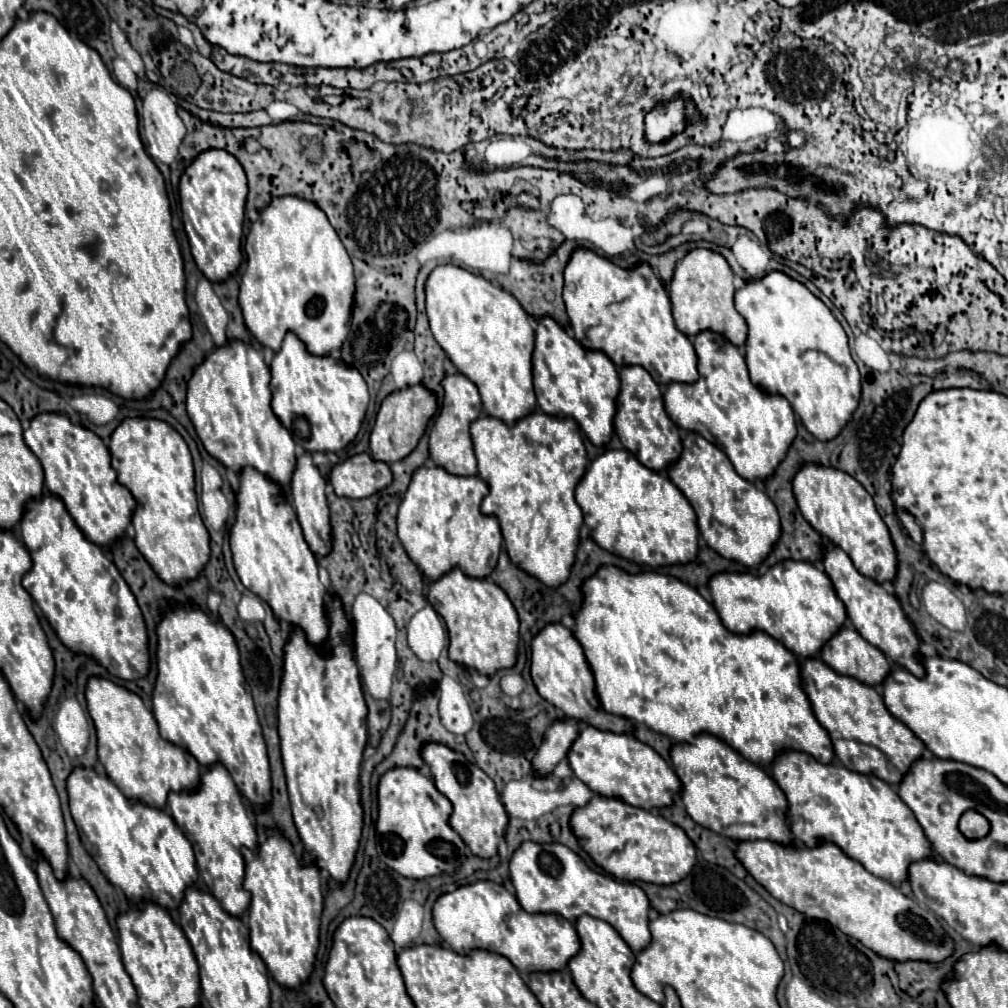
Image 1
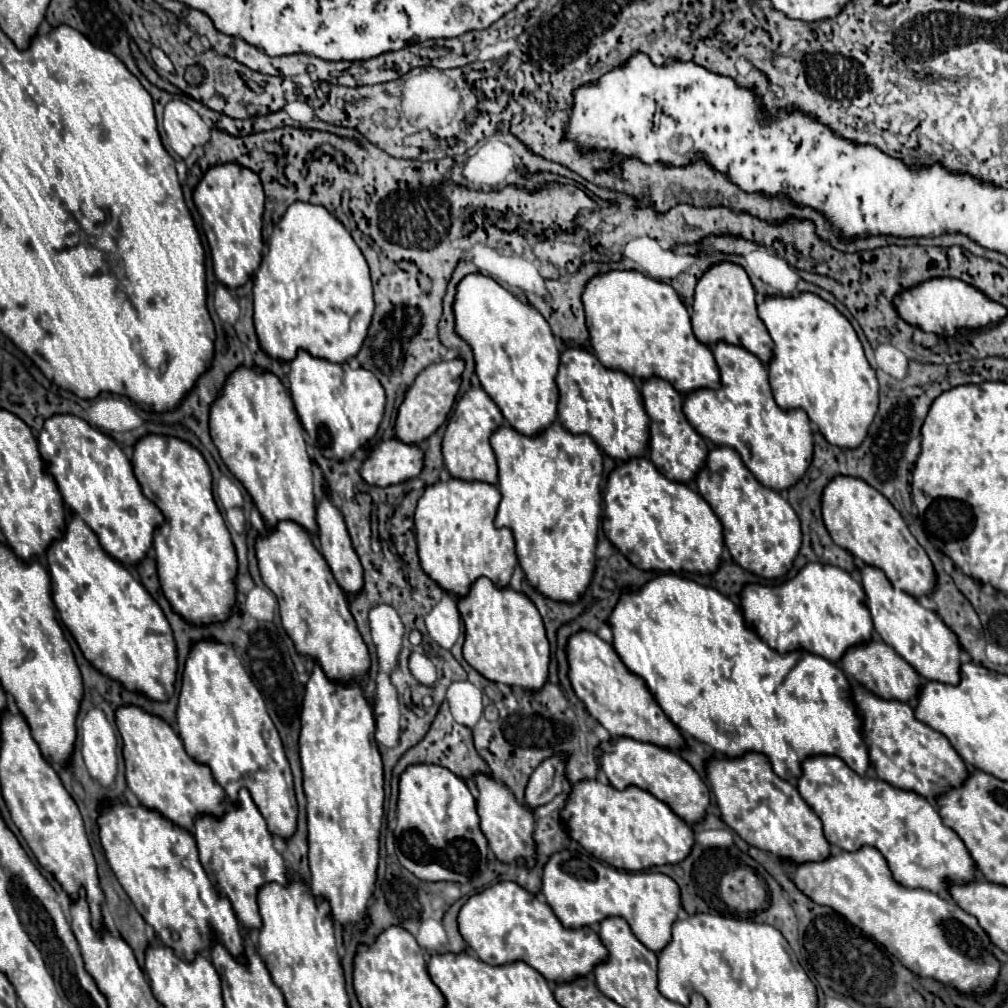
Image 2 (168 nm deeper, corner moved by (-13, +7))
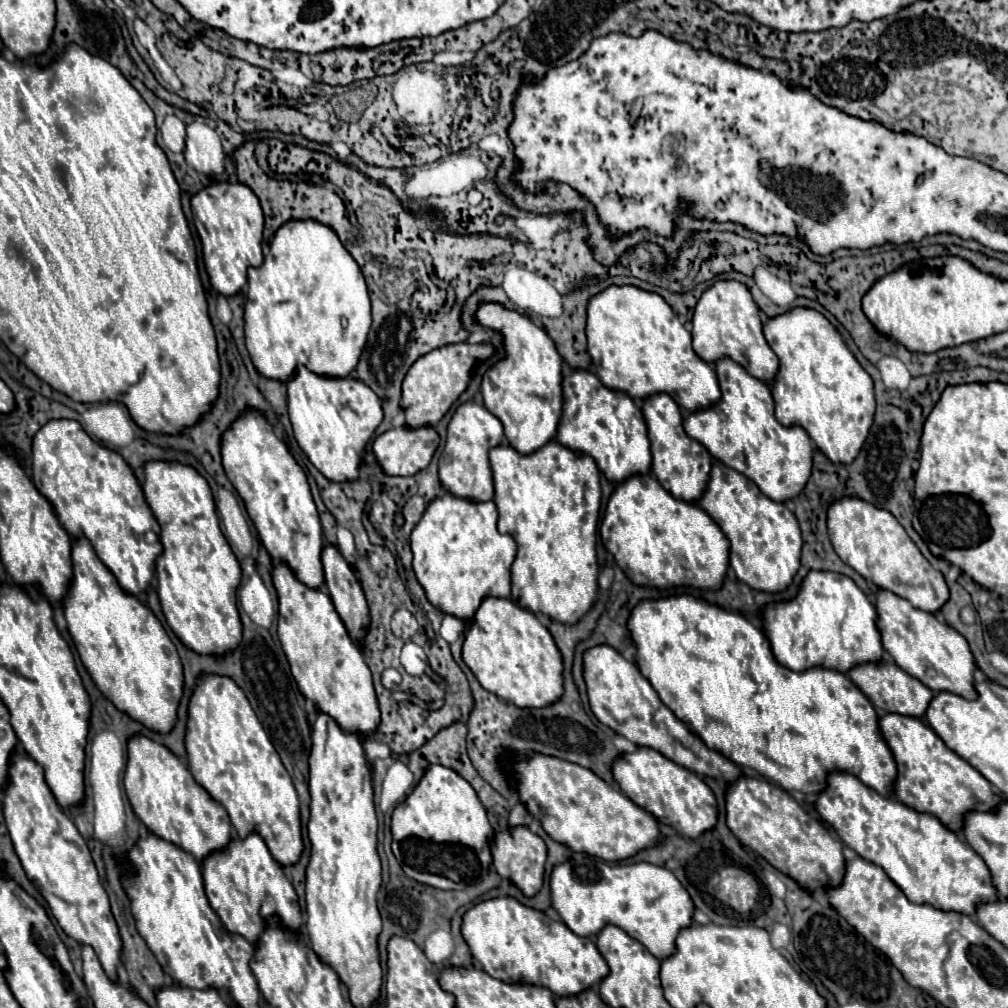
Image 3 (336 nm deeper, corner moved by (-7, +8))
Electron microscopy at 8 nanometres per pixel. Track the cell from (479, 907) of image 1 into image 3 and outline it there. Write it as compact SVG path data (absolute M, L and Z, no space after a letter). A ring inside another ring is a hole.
M492 897L476 903L462 917L462 937L482 969L500 981L544 985L554 995L580 993L608 975L608 965L588 937L574 935L562 921L522 905L514 897Z

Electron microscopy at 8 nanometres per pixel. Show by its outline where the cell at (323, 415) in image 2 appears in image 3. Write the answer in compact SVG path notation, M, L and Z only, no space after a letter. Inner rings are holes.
M300 365L288 381L288 413L298 445L320 473L330 481L356 479L364 447L382 421L380 397L364 381L322 377Z

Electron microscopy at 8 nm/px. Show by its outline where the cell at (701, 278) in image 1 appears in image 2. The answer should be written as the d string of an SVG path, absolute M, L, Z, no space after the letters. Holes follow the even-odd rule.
M728 262L712 266L698 280L698 286L694 292L692 328L696 338L706 346L714 346L718 342L742 346L754 356L758 356L764 364L768 364L774 344L770 342L770 334L766 334L766 326L762 326L762 320L758 318L754 298L756 298L754 286L742 266L728 264Z

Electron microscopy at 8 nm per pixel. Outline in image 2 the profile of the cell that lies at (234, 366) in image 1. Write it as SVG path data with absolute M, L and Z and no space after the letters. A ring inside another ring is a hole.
M238 368L236 372L232 372L224 384L220 398L212 404L210 434L212 434L212 440L218 448L224 464L234 474L234 478L244 484L250 498L254 500L260 516L264 518L264 522L270 528L276 528L276 524L282 520L292 520L312 536L318 532L314 474L312 474L310 458L306 454L302 426L298 422L298 416L296 416L296 410L294 410L288 390L282 386L282 382L274 374L262 372L258 368L252 368L252 370Z

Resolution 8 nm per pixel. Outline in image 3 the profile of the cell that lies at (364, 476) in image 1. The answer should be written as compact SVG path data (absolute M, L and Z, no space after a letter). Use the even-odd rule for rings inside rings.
M396 427L374 439L372 451L386 475L416 475L428 467L438 447L434 427Z

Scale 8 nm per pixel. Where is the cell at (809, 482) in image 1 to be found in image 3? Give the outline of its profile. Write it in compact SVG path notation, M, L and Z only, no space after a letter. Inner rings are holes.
M842 497L828 507L826 525L838 557L864 579L870 579L876 587L888 589L894 595L910 601L916 609L930 613L938 611L946 603L948 585L942 573L926 561L892 513L878 509L860 497Z

